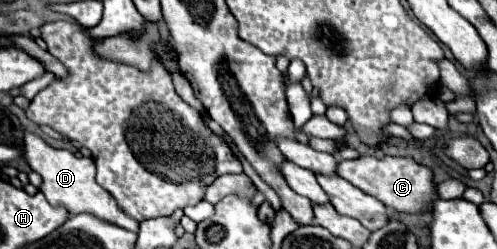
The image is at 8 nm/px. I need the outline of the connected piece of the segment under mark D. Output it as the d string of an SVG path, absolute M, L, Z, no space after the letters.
M26 133L24 135L24 153L26 153L26 161L28 165L42 177L42 193L46 195L50 205L60 205L66 207L66 211L70 215L78 215L78 213L90 213L106 223L124 227L128 231L138 233L138 221L130 219L120 207L116 207L114 197L96 183L94 175L96 175L96 165L90 157L76 157L74 153L66 151L66 149L54 149L50 145L46 145L40 137Z

